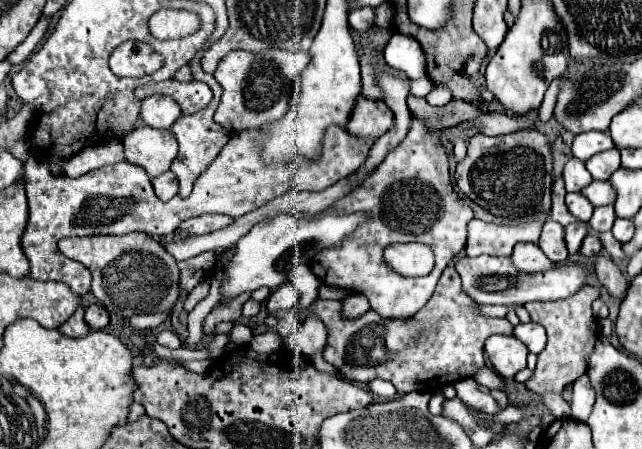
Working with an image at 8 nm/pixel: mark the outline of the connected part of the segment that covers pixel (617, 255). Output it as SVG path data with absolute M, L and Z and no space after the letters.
M604 232L604 234L596 234L596 236L600 236L602 238L602 242L604 242L604 250L614 258L614 260L624 260L624 252L622 252L622 248L620 248L620 242L616 242L614 240L614 236L610 234L610 232Z

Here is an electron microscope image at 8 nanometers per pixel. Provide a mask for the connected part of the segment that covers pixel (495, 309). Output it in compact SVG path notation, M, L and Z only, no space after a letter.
M480 306L480 312L484 316L498 316L498 318L504 318L510 310L516 310L516 306Z

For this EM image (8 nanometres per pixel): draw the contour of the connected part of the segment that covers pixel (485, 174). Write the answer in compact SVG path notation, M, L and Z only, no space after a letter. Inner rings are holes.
M536 128L504 136L476 134L468 140L468 154L456 166L458 188L494 216L520 218L550 210L552 150L550 140ZM498 208L498 210L492 210Z

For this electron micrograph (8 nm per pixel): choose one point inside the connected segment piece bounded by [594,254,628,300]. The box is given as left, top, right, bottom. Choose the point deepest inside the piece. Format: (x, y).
(609, 274)

